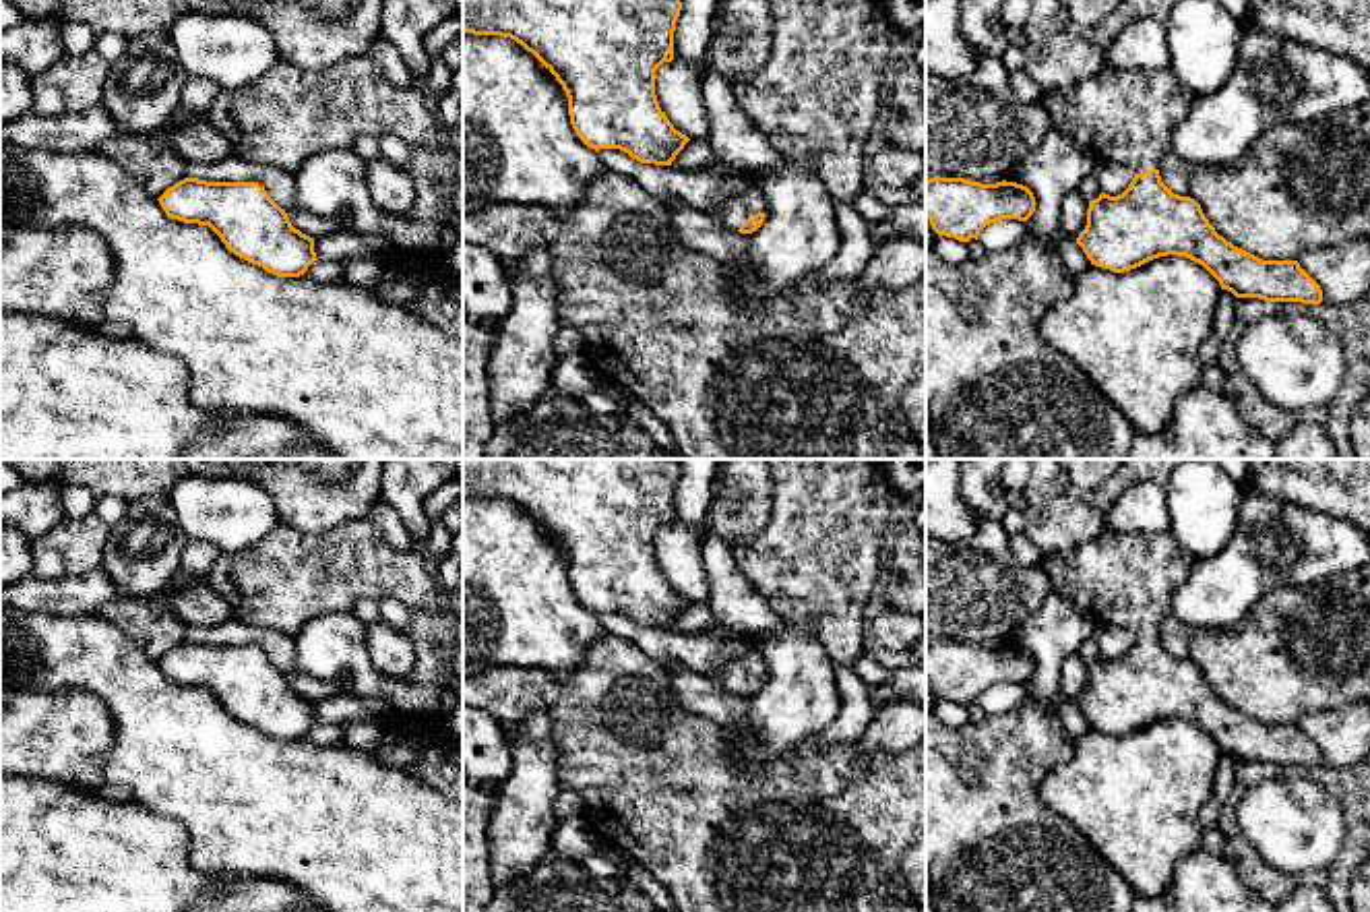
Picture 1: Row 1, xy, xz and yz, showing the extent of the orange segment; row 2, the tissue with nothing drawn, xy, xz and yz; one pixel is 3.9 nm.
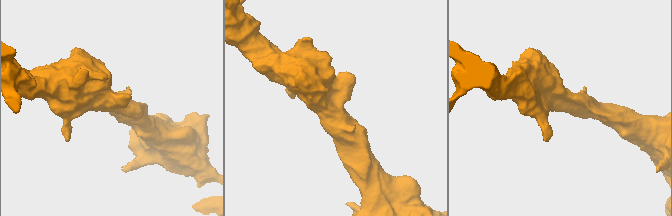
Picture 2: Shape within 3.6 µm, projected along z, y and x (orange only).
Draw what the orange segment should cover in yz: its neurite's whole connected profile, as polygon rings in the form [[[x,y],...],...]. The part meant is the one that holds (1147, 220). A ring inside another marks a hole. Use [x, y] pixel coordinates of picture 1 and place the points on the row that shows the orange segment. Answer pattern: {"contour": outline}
{"contour": [[[1114,70],[1048,91],[1041,105],[1054,126],[1095,159],[1134,172],[1128,188],[1089,201],[1077,244],[1091,265],[1124,273],[1176,254],[1203,265],[1236,298],[1320,304],[1320,285],[1298,261],[1263,261],[1215,232],[1201,205],[1174,194],[1159,176],[1174,128],[1196,95],[1165,70]]]}

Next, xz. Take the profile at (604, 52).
{"contour": [[[463,0],[463,33],[510,37],[562,85],[577,136],[591,149],[620,149],[641,163],[672,165],[690,141],[674,128],[655,95],[655,70],[674,60],[680,0]]]}

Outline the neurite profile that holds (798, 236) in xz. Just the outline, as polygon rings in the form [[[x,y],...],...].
[[[785,155],[779,165],[756,172],[756,180],[771,209],[762,225],[748,234],[746,252],[731,261],[736,271],[727,281],[734,292],[750,302],[773,298],[781,290],[804,281],[829,265],[841,244],[835,199],[829,194],[810,159]]]

